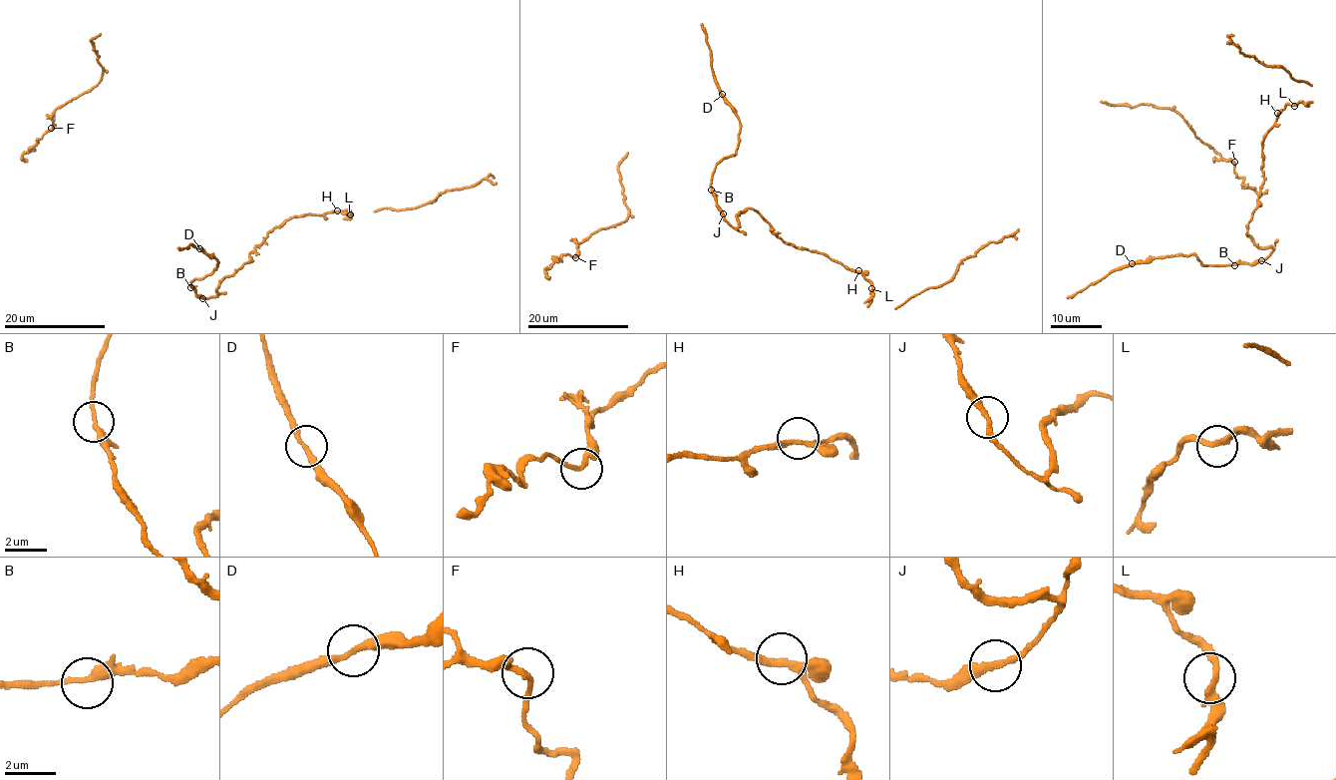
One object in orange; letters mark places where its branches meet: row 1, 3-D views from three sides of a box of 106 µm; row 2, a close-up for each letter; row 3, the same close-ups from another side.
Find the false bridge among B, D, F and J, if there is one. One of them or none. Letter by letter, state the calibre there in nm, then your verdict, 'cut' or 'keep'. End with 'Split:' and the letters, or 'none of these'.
B: calibre 280 nm; keep
D: calibre 260 nm; keep
F: calibre 240 nm; keep
J: calibre 280 nm; keep
Split: none of these

